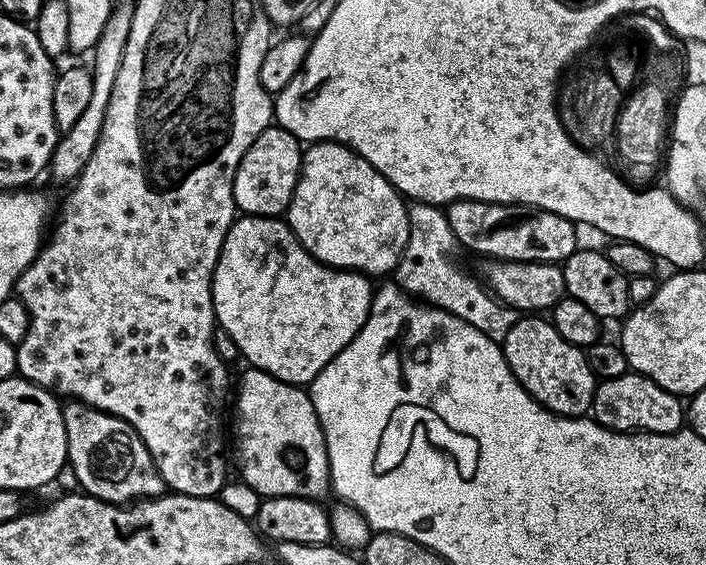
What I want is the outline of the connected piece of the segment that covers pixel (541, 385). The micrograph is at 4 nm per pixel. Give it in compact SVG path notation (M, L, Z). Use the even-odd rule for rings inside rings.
M525 315L502 341L504 357L514 378L539 404L557 416L583 417L592 407L598 377L592 373L585 349L574 346L554 330L551 319Z

